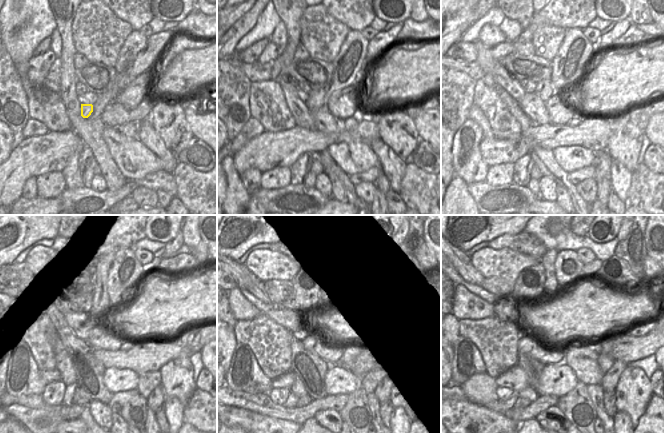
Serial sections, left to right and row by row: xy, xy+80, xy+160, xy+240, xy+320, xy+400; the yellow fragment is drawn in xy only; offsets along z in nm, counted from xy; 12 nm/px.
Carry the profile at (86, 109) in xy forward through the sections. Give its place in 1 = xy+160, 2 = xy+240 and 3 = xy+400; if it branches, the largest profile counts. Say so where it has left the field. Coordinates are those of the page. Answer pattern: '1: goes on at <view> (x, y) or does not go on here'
1: goes on at xy+160 (543, 89)
2: goes on at xy+240 (100, 267)
3: goes on at xy+400 (551, 286)

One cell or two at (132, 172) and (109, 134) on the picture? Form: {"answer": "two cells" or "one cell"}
{"answer": "one cell"}

